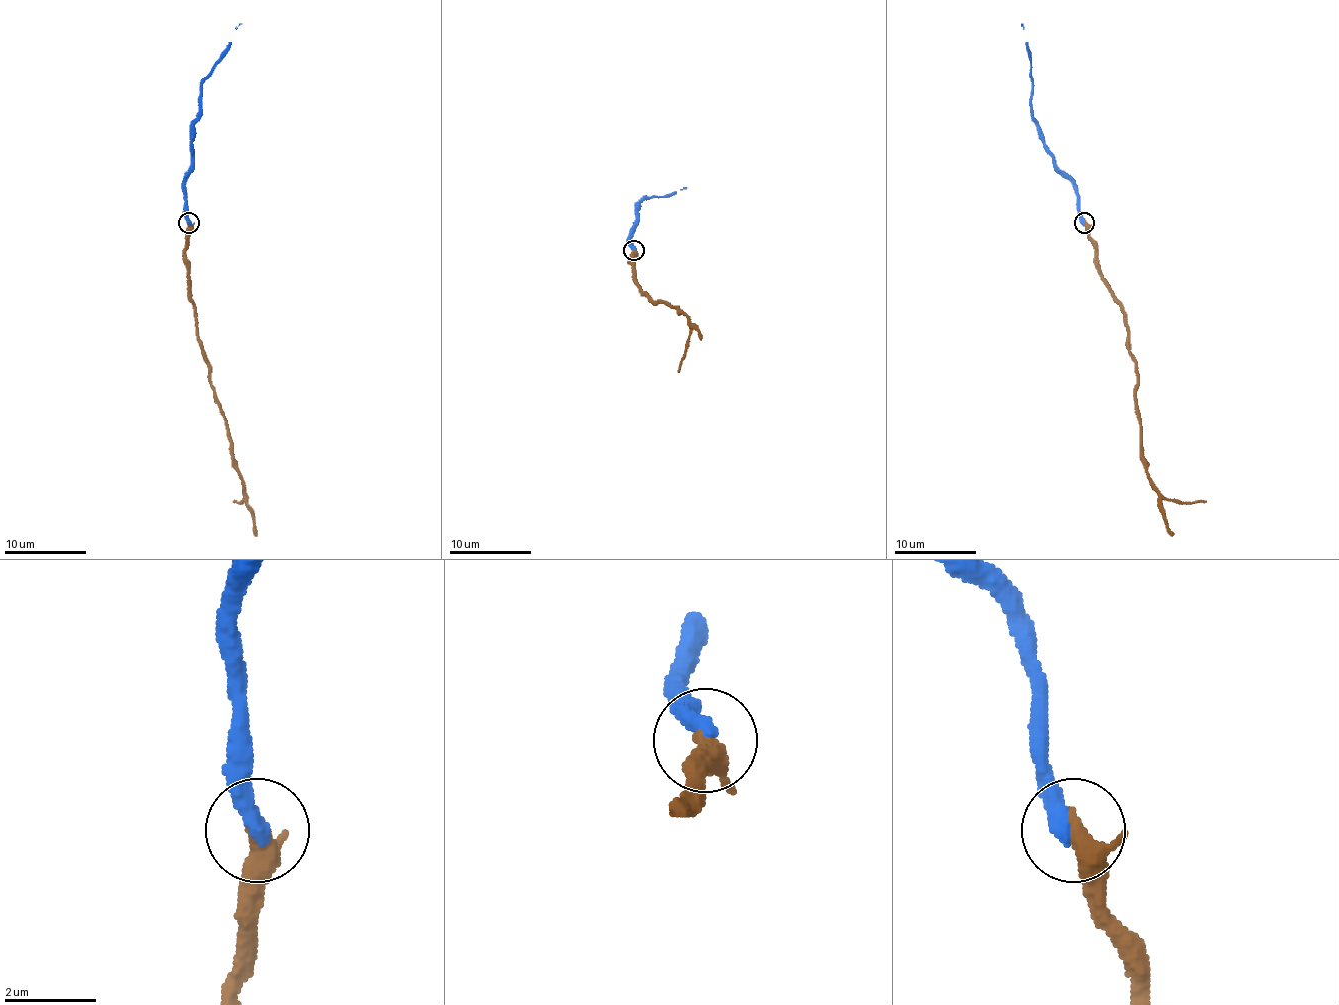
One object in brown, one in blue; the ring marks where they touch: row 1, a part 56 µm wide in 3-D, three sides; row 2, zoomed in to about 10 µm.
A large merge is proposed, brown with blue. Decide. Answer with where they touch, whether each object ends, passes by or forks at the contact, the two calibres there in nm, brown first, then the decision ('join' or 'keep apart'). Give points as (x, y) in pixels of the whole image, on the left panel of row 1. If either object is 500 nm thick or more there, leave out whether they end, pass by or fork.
(189, 222) | brown passes by | blue ends | 380/400 nm | join

